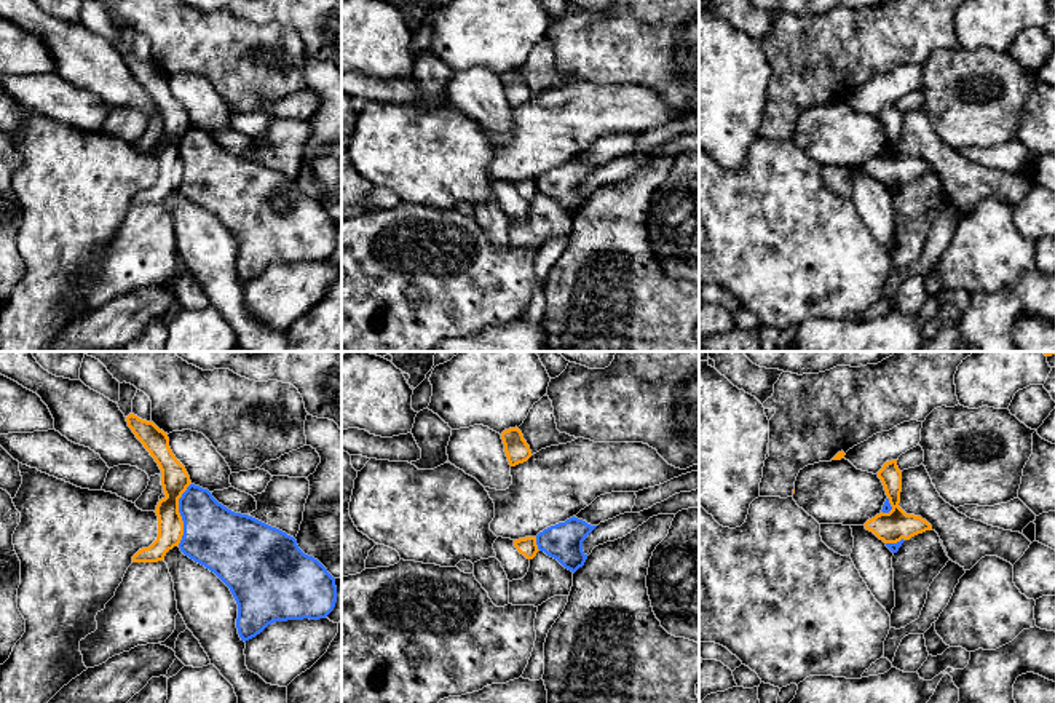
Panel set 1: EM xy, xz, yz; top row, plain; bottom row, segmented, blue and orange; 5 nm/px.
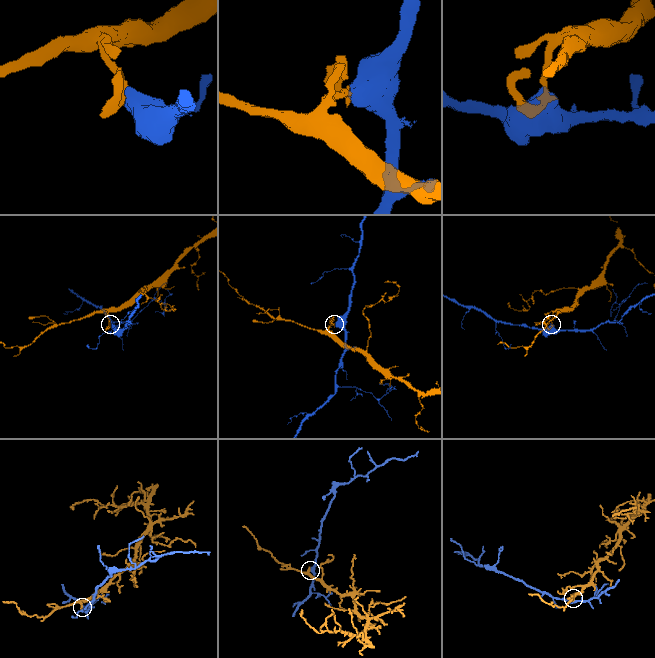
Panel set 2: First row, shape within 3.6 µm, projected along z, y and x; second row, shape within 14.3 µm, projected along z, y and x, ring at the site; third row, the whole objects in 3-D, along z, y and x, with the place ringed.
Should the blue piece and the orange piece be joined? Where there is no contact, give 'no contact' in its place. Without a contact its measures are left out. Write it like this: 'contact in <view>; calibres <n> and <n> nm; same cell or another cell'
contact in xy; calibres 320 and 140 nm; another cell

